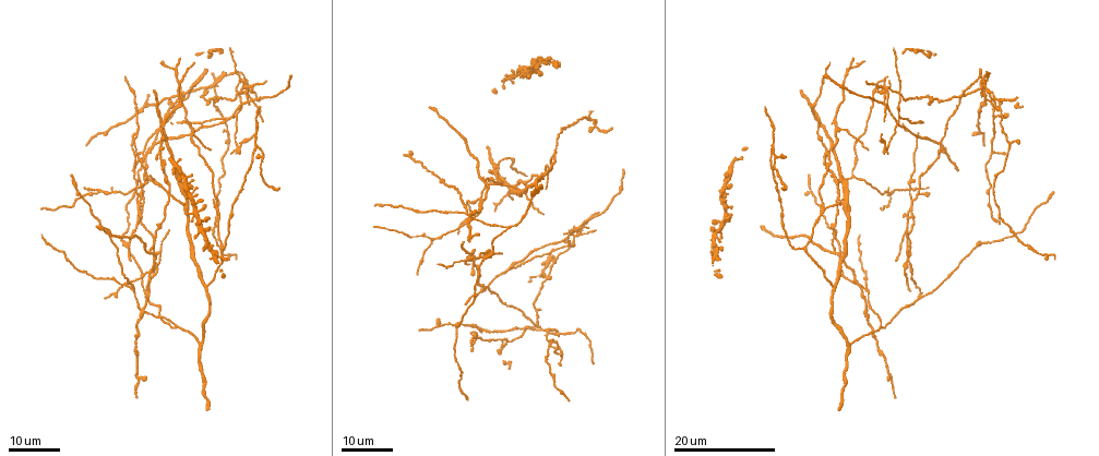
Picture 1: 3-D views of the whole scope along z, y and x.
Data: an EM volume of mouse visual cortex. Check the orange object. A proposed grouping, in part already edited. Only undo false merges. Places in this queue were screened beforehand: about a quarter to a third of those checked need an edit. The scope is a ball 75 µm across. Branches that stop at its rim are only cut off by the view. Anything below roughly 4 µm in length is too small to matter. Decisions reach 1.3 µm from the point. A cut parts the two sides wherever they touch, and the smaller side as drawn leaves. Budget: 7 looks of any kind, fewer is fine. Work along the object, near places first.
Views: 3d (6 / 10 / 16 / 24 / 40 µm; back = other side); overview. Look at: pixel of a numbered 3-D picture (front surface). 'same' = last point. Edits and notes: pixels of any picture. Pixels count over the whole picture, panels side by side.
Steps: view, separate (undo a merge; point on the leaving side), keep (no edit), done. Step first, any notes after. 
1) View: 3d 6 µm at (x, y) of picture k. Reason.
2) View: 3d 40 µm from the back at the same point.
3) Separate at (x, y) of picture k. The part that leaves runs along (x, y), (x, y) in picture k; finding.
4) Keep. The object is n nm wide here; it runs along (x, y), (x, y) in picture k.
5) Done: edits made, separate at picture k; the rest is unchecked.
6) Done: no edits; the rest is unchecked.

View: 3d 16 µm at (837, 127) of picture 1. Branch point.

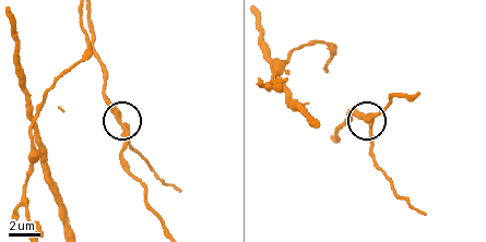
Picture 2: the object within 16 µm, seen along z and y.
View: 3d 10 µm at (126, 126) of picture 2.

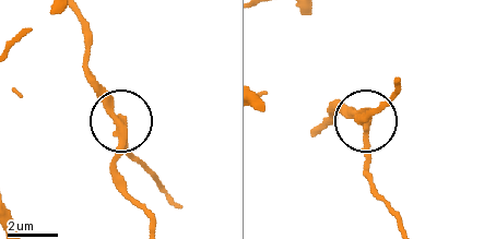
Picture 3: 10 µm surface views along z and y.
Separate at (370, 155) of picture 3. The side arm is 9 µm long; a second neuron is stuck on.

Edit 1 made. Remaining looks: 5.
View: overview.

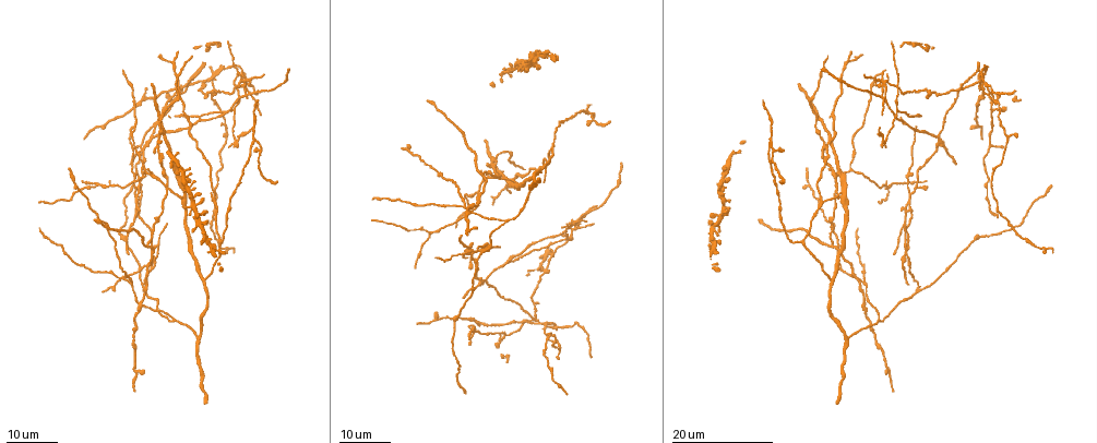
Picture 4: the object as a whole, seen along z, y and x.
View: 3d 24 µm at (772, 141) of picture 4. Arms part here.

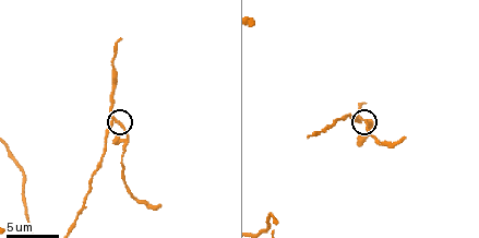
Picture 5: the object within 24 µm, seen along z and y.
View: 3d 6 µm at (361, 118) of picture 5. Closer look.

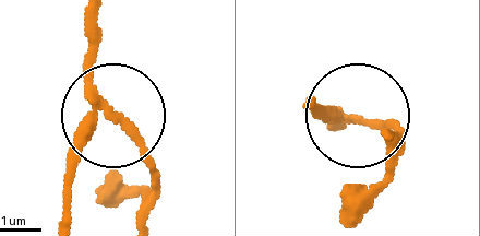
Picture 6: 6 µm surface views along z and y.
Separate at (147, 150) of picture 6. The part that leaves runs along (97, 103), (143, 162), (150, 214) in picture 6; a second neuron is stuck on.

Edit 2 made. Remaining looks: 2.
View: 3d 16 µm at (878, 320) of picture 4. Branch point.

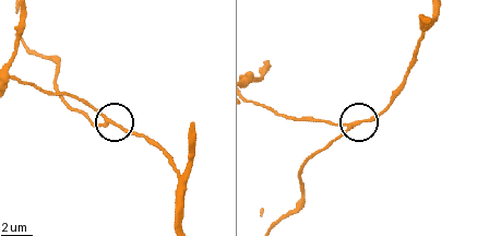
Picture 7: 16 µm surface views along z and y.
View: 3d 6 µm at (107, 121) of picture 7.

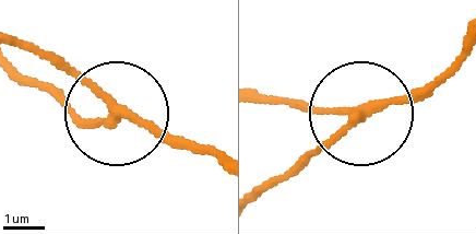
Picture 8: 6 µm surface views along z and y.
Keep. The object is 190 nm wide here; all the same neuron.

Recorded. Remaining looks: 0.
Done: edits made, separate at picture 3, separate at picture 6; the rest is unchecked.

